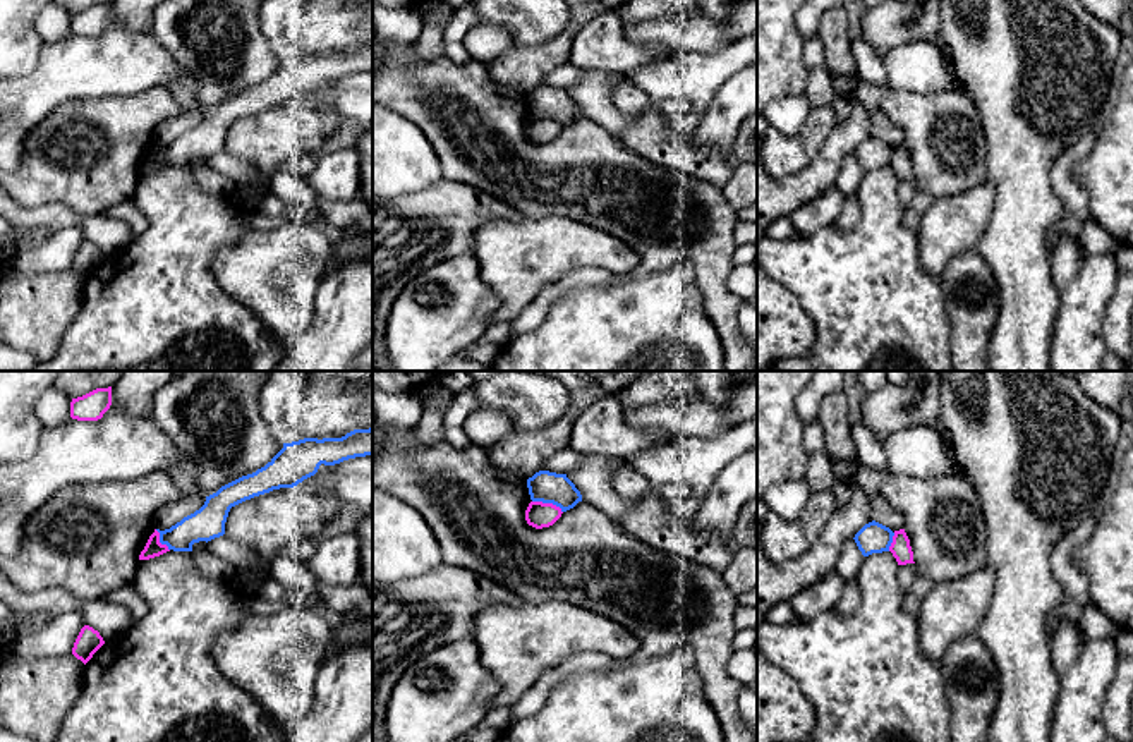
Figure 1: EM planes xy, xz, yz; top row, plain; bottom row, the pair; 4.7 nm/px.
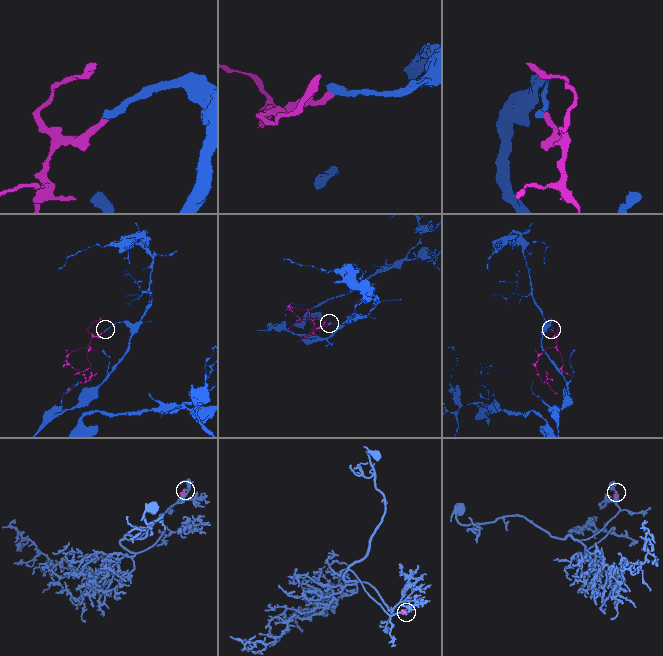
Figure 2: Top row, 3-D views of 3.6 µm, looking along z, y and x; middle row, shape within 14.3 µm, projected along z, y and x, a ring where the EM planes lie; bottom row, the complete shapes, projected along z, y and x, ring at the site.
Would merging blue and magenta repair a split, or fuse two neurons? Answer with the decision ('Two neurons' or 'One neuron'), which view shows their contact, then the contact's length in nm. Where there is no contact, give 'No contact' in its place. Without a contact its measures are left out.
Two neurons. Touches blue in xz. Shared border 160 nm

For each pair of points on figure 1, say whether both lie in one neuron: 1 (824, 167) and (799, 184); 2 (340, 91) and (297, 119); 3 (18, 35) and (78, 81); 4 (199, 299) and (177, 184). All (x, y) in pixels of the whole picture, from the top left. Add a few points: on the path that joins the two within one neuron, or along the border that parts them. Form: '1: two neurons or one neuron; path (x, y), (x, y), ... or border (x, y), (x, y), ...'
1: one neuron; path (817, 174), (805, 184)
2: two neurons; border (297, 100), (306, 105)
3: two neurons; border (45, 42), (38, 64), (18, 78)
4: one neuron; path (179, 270), (179, 213)

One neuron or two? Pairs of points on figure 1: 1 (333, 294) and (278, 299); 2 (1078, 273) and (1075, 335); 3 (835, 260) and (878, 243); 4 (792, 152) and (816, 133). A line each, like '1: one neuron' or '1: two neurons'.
1: two neurons
2: one neuron
3: one neuron
4: one neuron

